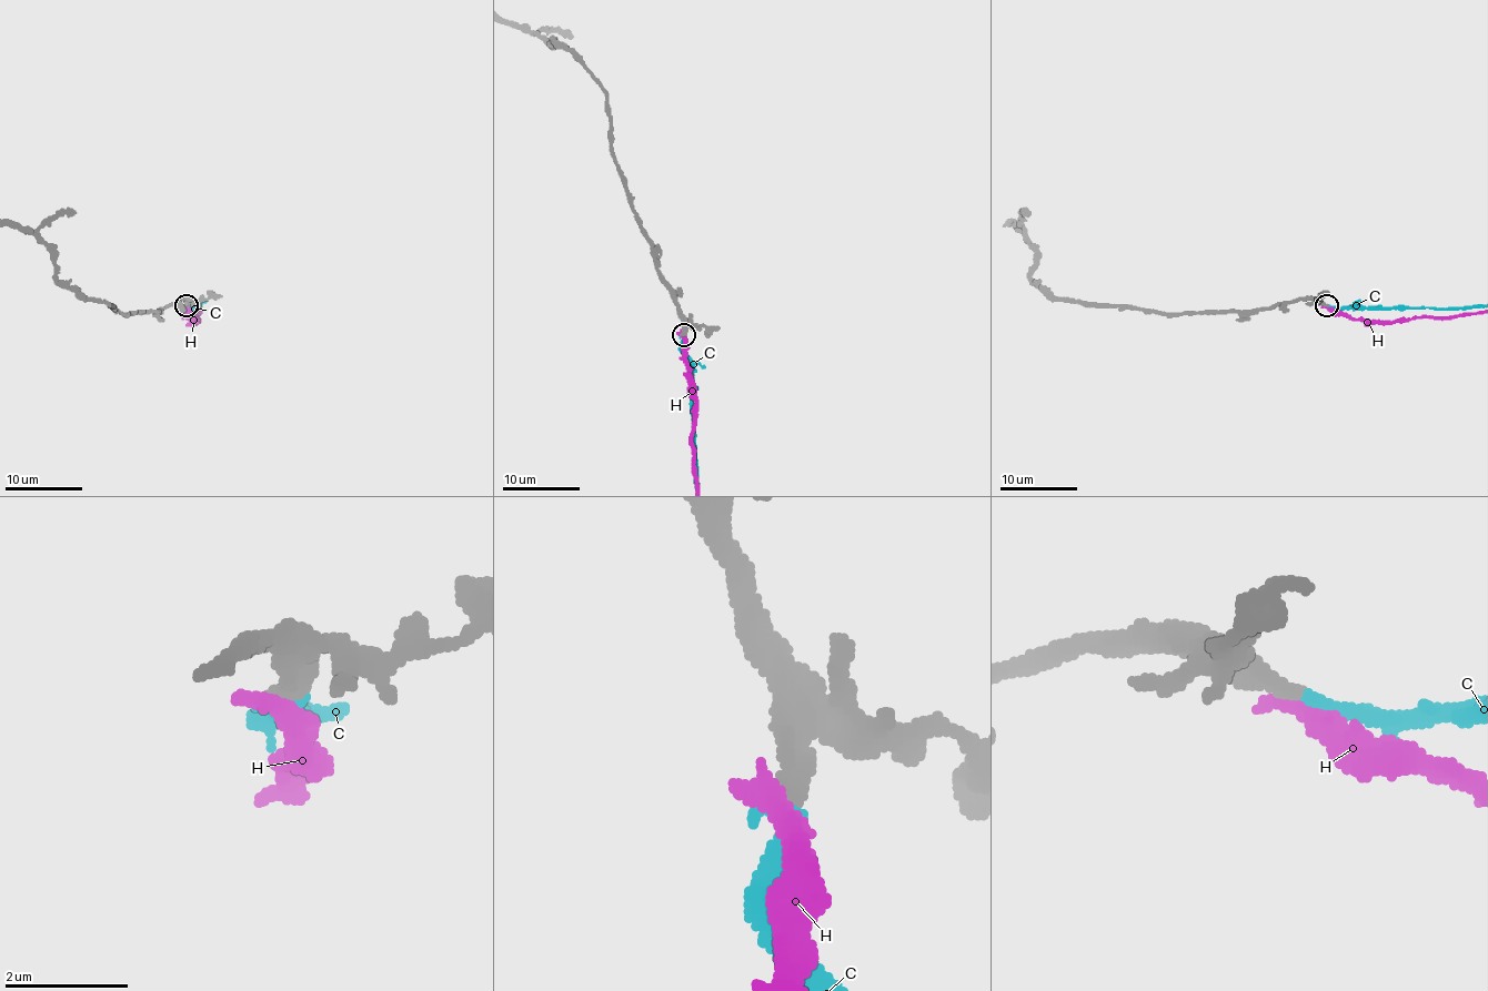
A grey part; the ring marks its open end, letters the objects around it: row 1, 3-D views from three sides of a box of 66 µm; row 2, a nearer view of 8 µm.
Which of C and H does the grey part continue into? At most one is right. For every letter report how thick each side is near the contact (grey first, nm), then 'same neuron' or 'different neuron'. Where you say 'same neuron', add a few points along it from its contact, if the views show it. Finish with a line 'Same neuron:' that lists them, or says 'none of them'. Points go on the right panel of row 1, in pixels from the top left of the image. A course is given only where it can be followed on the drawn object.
C: 360/280 nm | same neuron
H: 400/460 nm | different neuron
Same neuron: C

